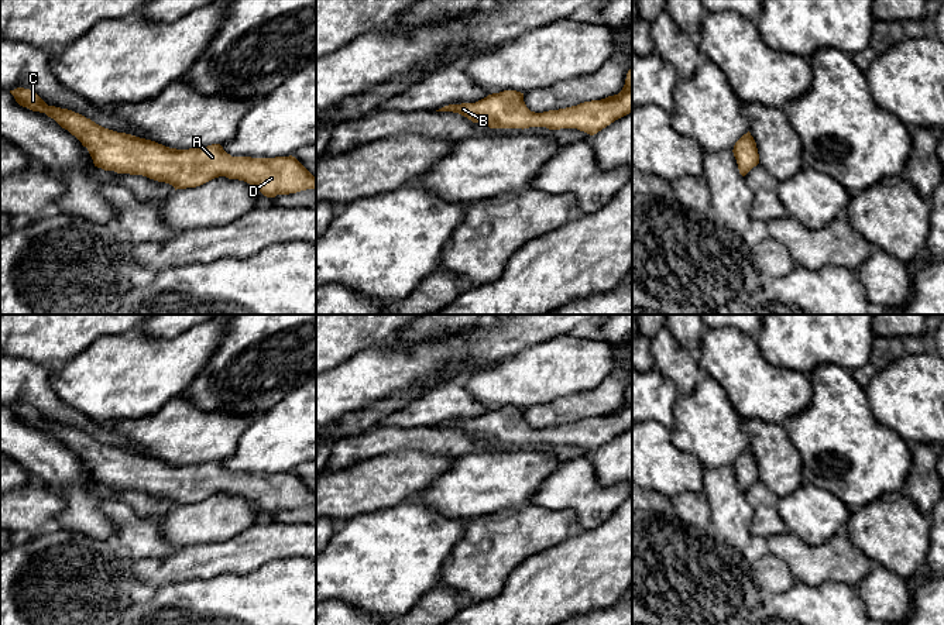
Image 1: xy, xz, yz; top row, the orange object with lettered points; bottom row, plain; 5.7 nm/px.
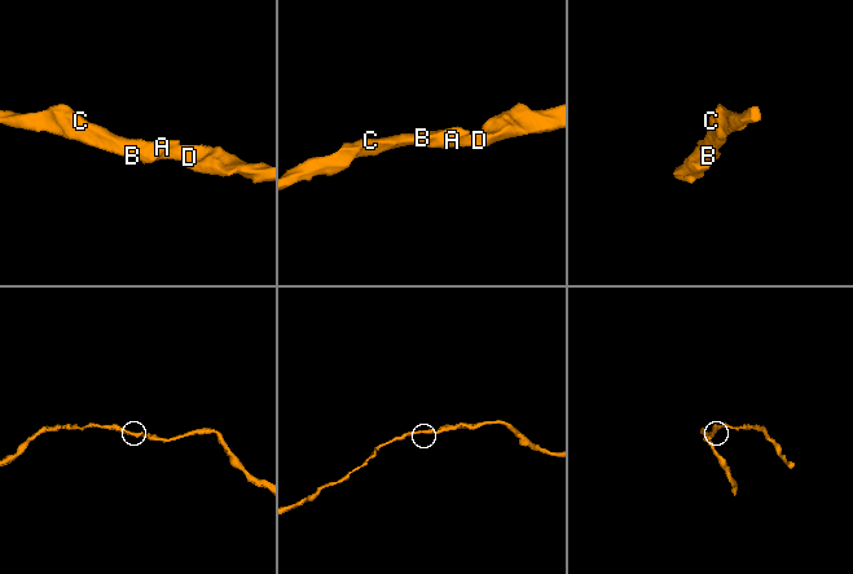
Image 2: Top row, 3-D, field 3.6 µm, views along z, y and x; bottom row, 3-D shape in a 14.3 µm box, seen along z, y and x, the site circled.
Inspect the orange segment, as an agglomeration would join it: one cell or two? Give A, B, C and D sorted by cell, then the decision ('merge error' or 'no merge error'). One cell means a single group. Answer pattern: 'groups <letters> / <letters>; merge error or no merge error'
groups A B C D; no merge error

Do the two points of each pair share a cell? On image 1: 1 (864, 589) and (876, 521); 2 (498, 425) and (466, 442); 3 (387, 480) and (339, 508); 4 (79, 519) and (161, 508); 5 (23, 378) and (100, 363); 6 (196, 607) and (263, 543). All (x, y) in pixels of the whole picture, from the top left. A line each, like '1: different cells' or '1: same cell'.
1: same cell
2: same cell
3: same cell
4: same cell
5: different cells
6: different cells

